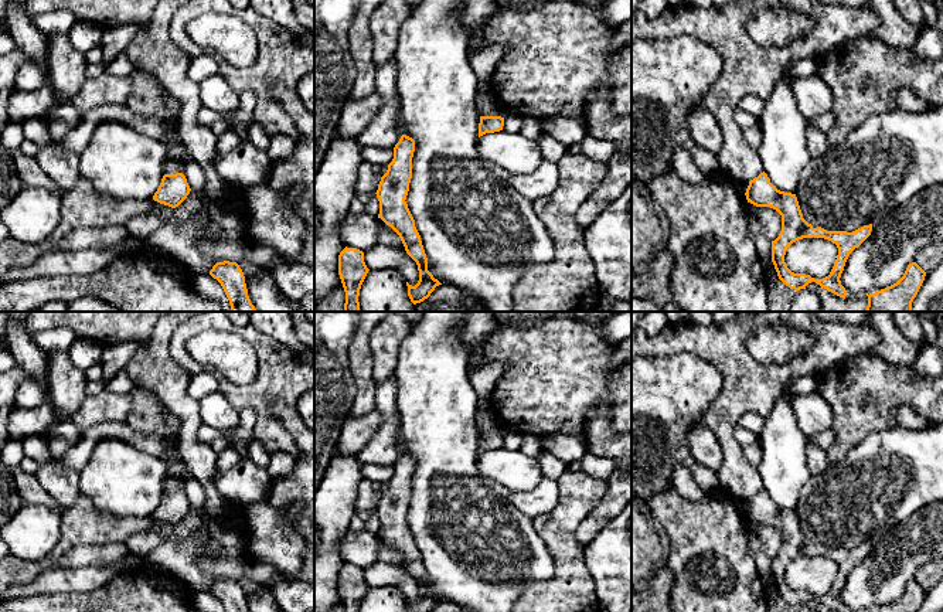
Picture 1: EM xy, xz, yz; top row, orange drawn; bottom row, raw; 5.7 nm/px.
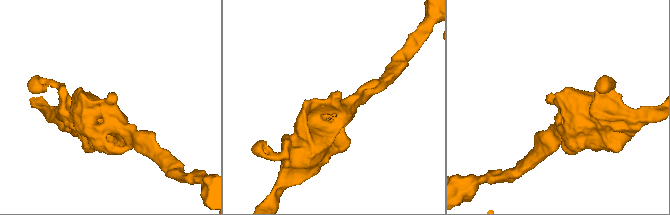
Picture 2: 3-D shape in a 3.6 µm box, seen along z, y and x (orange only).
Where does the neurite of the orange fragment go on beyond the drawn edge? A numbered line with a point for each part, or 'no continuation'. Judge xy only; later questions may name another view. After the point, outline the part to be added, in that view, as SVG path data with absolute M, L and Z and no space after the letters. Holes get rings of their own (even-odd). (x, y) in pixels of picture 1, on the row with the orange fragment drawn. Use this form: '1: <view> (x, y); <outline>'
no continuation

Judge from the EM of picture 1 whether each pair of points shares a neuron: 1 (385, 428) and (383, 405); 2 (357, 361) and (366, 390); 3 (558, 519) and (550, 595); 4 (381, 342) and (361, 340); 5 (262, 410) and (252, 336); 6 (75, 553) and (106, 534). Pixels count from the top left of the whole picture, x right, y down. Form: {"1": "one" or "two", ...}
{"1": "one", "2": "one", "3": "one", "4": "two", "5": "one", "6": "two"}

